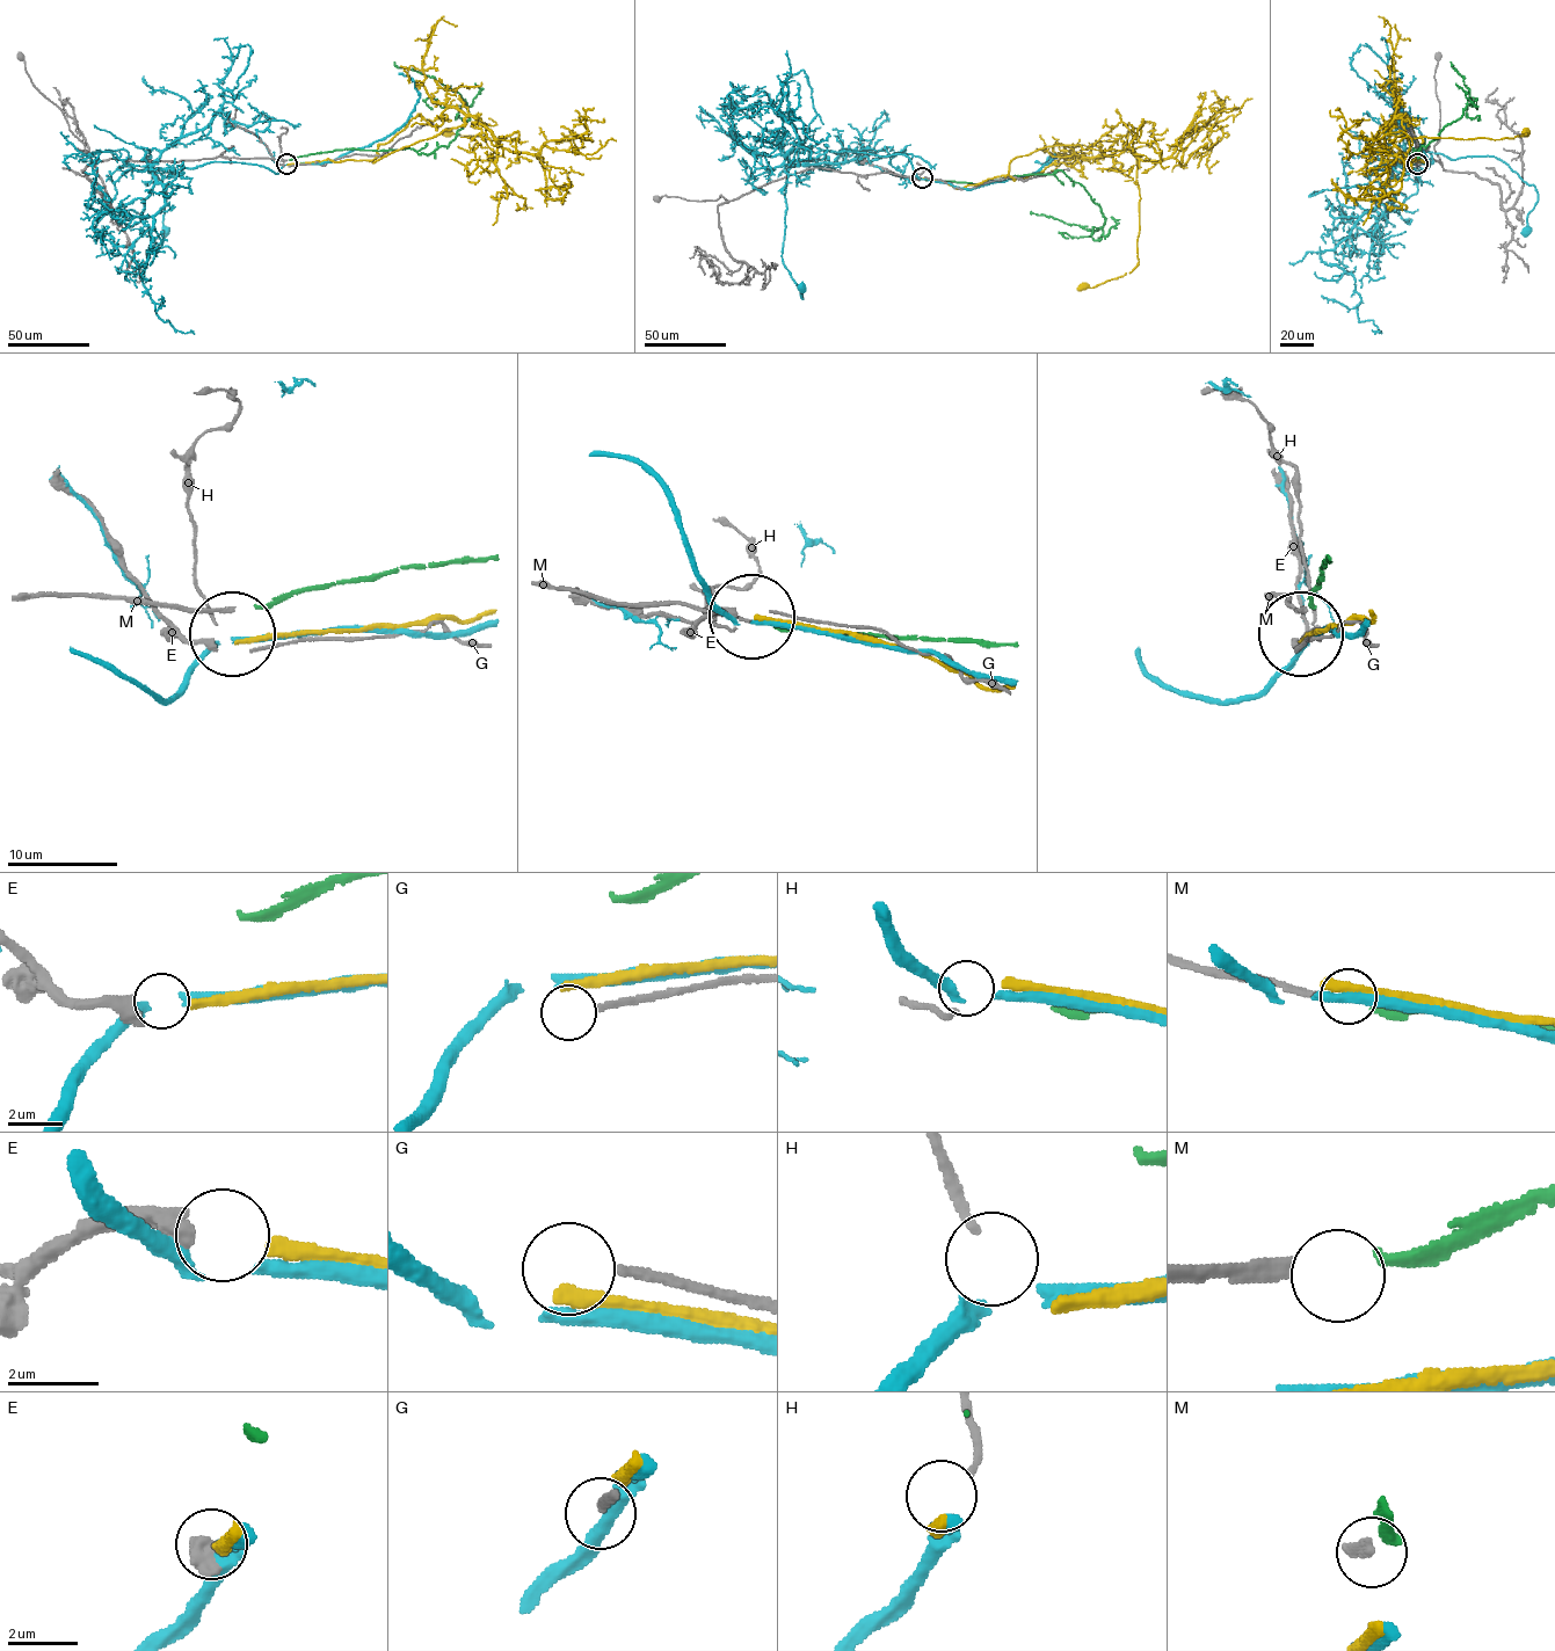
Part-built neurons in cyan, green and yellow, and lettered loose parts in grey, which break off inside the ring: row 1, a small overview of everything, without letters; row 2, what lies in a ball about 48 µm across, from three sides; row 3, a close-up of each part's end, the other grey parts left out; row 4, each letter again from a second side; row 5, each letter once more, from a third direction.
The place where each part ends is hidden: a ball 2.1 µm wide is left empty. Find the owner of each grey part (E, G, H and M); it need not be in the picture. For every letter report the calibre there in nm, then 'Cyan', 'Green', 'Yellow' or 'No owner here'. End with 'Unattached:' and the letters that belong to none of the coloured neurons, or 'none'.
E: Thickness 480 nm. Yellow
G: Thickness 190 nm. No owner here
H: Thickness 220 nm. Cyan
M: Thickness 280 nm. Green
Unattached: G

